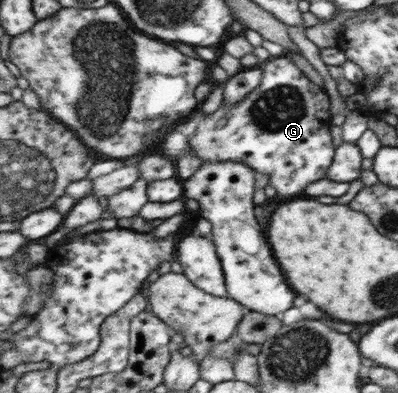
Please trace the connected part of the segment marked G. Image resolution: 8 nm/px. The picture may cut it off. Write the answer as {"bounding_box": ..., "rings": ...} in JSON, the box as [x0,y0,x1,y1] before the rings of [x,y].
{"bounding_box":[159,57,333,197],"rings":[[[273,57],[258,64],[261,77],[257,87],[249,94],[243,96],[241,101],[230,108],[221,103],[211,115],[205,115],[197,110],[185,122],[175,127],[167,139],[163,139],[159,151],[165,153],[169,159],[181,159],[187,153],[195,152],[200,159],[205,161],[238,161],[247,167],[255,168],[256,174],[267,175],[268,184],[279,197],[291,197],[301,193],[309,183],[324,179],[326,171],[331,165],[333,145],[329,137],[329,103],[327,95],[313,85],[287,57]]]}

